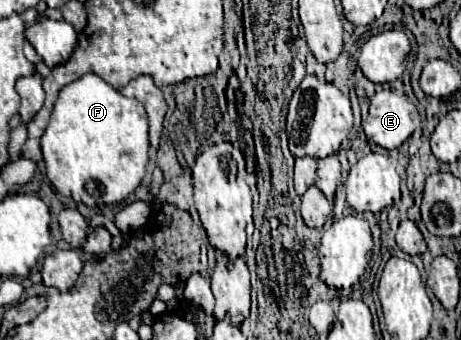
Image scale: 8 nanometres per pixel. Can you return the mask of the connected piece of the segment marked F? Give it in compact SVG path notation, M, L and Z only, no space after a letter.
M86 74L70 84L66 84L58 100L54 104L50 124L42 134L42 154L46 162L46 176L52 186L62 194L70 196L76 202L86 202L92 198L100 204L116 204L122 202L130 192L138 188L146 174L148 164L148 116L144 106L134 100L122 96L110 84L106 84L96 74Z

